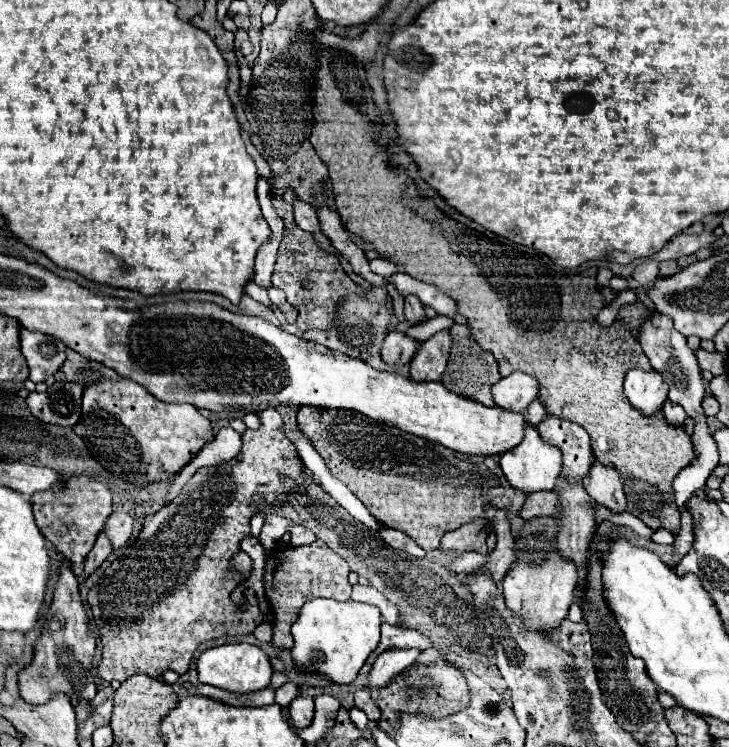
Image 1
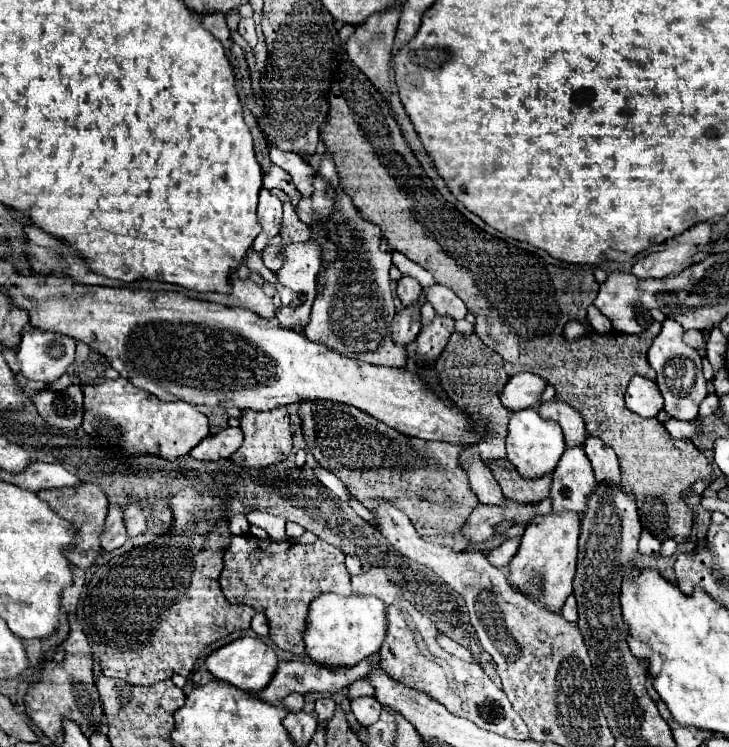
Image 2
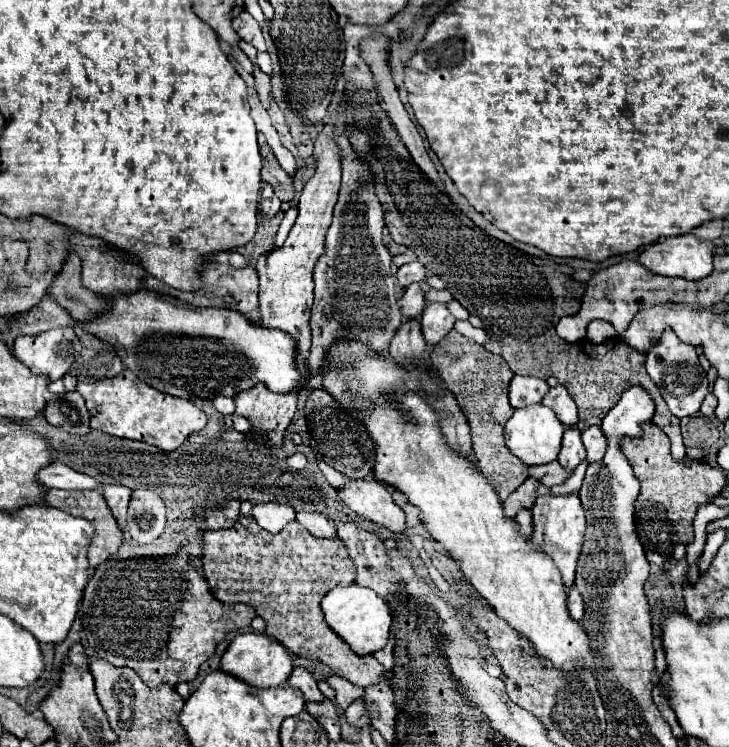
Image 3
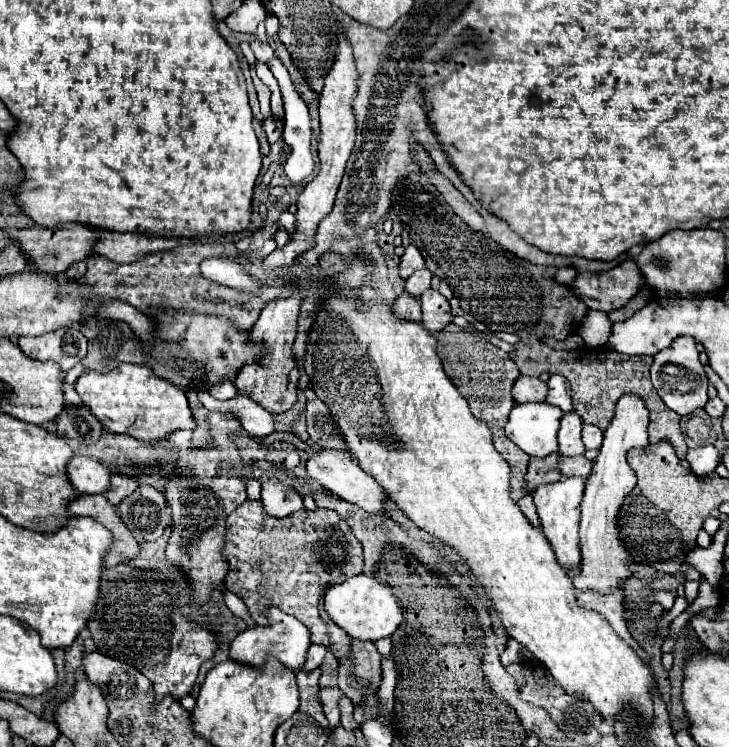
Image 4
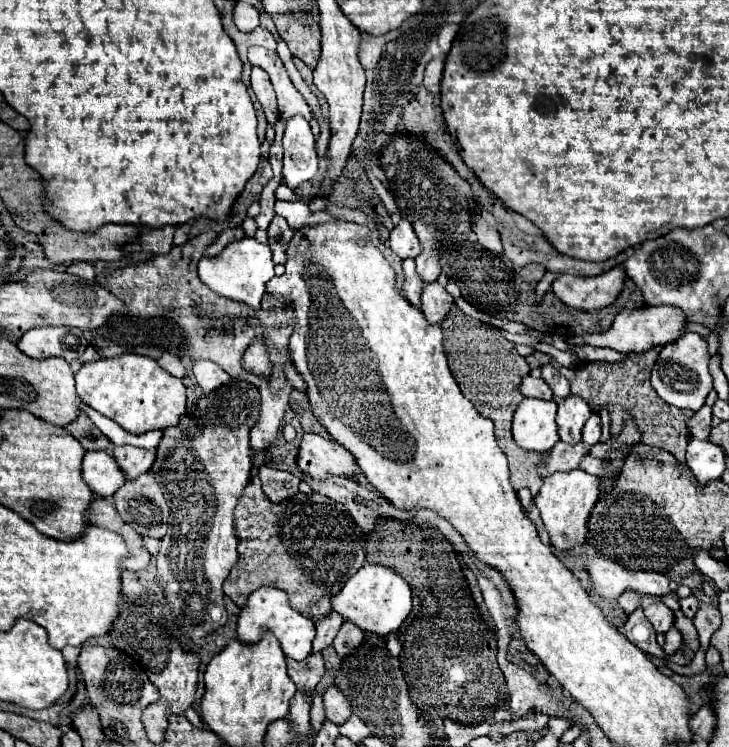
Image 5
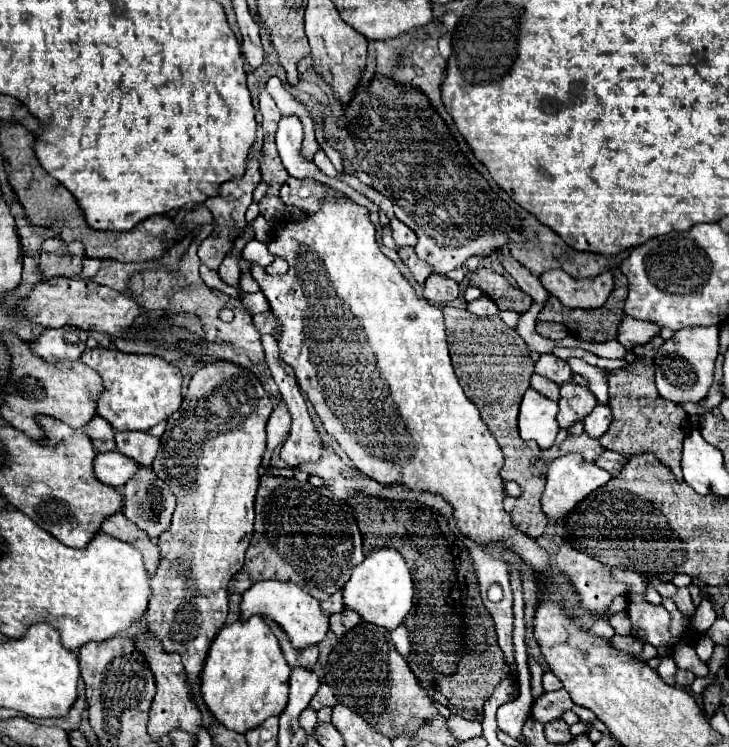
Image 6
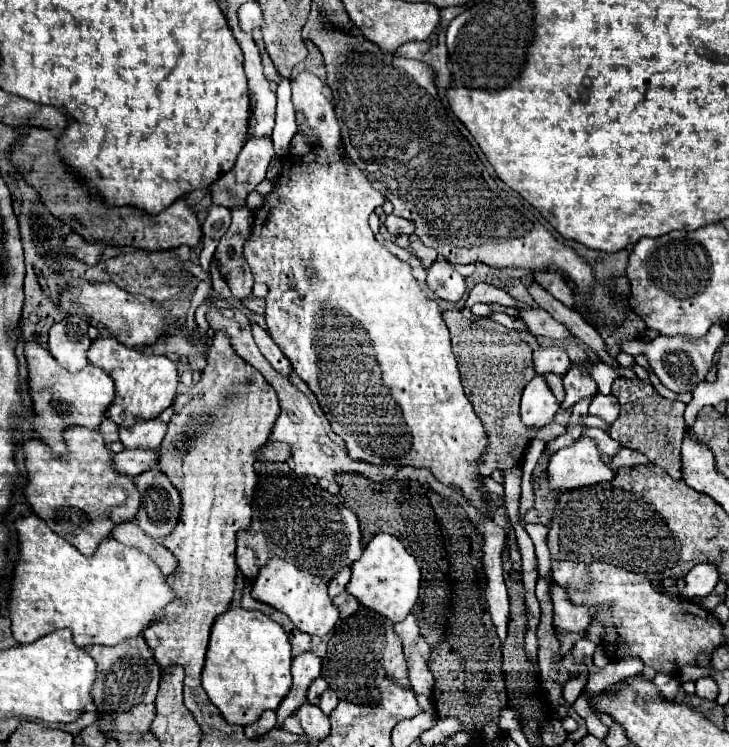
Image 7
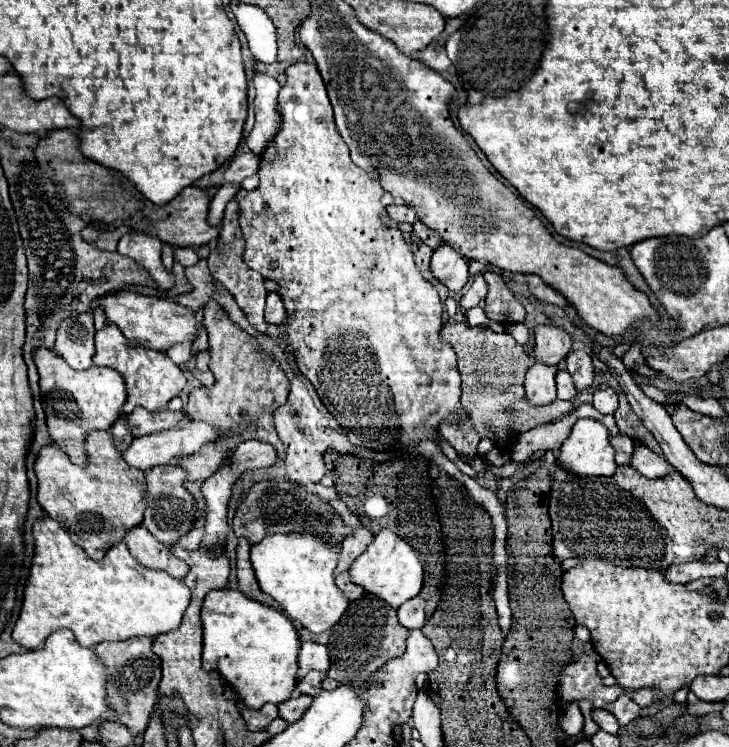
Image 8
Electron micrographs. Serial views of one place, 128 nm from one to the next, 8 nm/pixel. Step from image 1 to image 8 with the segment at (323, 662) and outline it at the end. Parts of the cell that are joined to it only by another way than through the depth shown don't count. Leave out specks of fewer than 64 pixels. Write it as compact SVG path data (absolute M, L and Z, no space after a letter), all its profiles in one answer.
M380 530L370 542L370 546L350 566L350 580L362 586L368 594L384 600L394 610L398 610L406 600L420 594L424 568L416 552L398 534L394 534L392 530Z

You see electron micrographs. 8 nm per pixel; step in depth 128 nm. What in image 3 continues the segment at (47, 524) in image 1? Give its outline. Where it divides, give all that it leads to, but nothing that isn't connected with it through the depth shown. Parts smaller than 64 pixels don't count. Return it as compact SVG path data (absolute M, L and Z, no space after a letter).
M48 490L44 492L44 502L58 508L58 510L64 510L72 516L80 516L80 518L86 518L90 524L94 524L96 528L96 536L92 538L92 544L88 548L88 562L90 562L90 568L96 568L98 564L106 562L124 542L124 534L120 532L120 528L116 526L116 520L110 512L110 508L106 506L106 500L102 496L100 490L82 490L82 492L70 492L70 490Z

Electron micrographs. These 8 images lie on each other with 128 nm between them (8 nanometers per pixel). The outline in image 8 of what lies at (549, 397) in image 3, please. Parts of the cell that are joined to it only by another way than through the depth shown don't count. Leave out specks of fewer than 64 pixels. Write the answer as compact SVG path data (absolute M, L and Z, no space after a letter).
M548 324L536 326L534 332L534 358L548 366L556 366L568 356L572 350L572 340L562 328L554 328Z

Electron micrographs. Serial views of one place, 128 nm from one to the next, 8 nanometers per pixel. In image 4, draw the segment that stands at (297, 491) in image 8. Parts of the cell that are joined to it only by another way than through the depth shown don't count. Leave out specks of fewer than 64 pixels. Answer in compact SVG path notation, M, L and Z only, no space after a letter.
M246 500L226 520L226 540L224 540L222 556L228 562L228 576L224 578L224 588L228 592L234 592L246 604L256 624L268 624L266 612L268 608L276 606L308 626L312 644L326 646L338 660L350 656L350 648L352 648L350 636L328 618L324 610L324 594L330 586L340 584L346 578L352 578L362 572L362 546L354 538L346 520L340 518L334 510L318 508L310 512L302 508L286 518L272 518L264 512L260 500L256 502Z

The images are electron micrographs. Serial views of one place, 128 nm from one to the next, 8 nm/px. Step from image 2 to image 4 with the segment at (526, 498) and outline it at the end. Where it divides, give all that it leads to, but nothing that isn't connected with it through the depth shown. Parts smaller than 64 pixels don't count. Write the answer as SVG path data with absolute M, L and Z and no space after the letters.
M576 456L576 458L558 458L558 472L562 476L580 476L588 478L590 476L592 462L588 462L586 456Z

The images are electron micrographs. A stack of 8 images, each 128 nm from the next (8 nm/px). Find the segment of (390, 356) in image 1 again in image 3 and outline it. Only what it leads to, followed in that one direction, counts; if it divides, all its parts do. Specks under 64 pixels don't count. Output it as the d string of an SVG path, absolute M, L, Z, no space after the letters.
M419 283L411 284L404 292L404 296L398 300L402 316L406 320L420 318L425 307L425 293L422 291Z

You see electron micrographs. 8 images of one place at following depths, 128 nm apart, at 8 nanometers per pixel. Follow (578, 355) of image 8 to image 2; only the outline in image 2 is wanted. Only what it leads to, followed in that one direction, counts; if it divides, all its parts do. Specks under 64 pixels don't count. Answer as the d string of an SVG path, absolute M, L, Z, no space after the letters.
M566 448L562 454L550 486L550 500L554 512L574 512L578 518L584 516L588 498L596 488L596 478L584 448Z

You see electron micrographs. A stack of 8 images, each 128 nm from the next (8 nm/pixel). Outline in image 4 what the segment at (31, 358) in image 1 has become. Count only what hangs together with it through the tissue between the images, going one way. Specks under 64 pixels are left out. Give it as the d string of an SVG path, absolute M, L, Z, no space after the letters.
M60 328L42 336L24 336L20 350L32 360L52 360L62 372L68 372L86 356L86 338L76 328Z

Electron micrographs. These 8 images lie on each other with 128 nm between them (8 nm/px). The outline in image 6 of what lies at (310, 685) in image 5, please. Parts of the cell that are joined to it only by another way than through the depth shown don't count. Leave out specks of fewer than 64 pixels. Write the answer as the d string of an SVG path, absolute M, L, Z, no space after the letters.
M266 620L266 622L268 622L268 626L272 628L272 632L276 634L288 666L290 666L290 668L308 668L308 670L314 670L316 660L318 660L318 648L316 648L316 646L310 646L310 648L306 648L306 650L294 650L292 644L290 644L290 640L286 638L286 634L284 634L272 620Z

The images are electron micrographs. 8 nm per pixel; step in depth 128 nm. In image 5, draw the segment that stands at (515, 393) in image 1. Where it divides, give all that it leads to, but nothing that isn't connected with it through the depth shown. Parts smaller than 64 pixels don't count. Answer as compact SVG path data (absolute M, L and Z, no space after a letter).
M524 376L524 380L520 382L520 392L526 398L542 398L542 400L552 400L552 390L548 388L548 384L542 378L534 378L534 376Z

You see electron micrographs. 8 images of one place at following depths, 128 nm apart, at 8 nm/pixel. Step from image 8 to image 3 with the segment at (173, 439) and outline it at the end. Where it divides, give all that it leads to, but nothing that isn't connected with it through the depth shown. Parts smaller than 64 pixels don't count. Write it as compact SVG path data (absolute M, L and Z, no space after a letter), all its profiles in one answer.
M52 462L48 466L44 466L38 472L38 484L42 484L44 488L62 488L62 490L94 490L100 486L100 482L92 476L74 472L72 468L60 464L60 462Z

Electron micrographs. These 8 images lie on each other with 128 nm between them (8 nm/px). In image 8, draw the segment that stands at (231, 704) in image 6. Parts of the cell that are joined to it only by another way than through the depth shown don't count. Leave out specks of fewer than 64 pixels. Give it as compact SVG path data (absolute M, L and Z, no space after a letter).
M236 588L212 590L202 606L204 652L202 668L216 670L238 694L242 704L260 710L264 704L280 704L296 688L300 638L294 624L278 610L246 598Z

